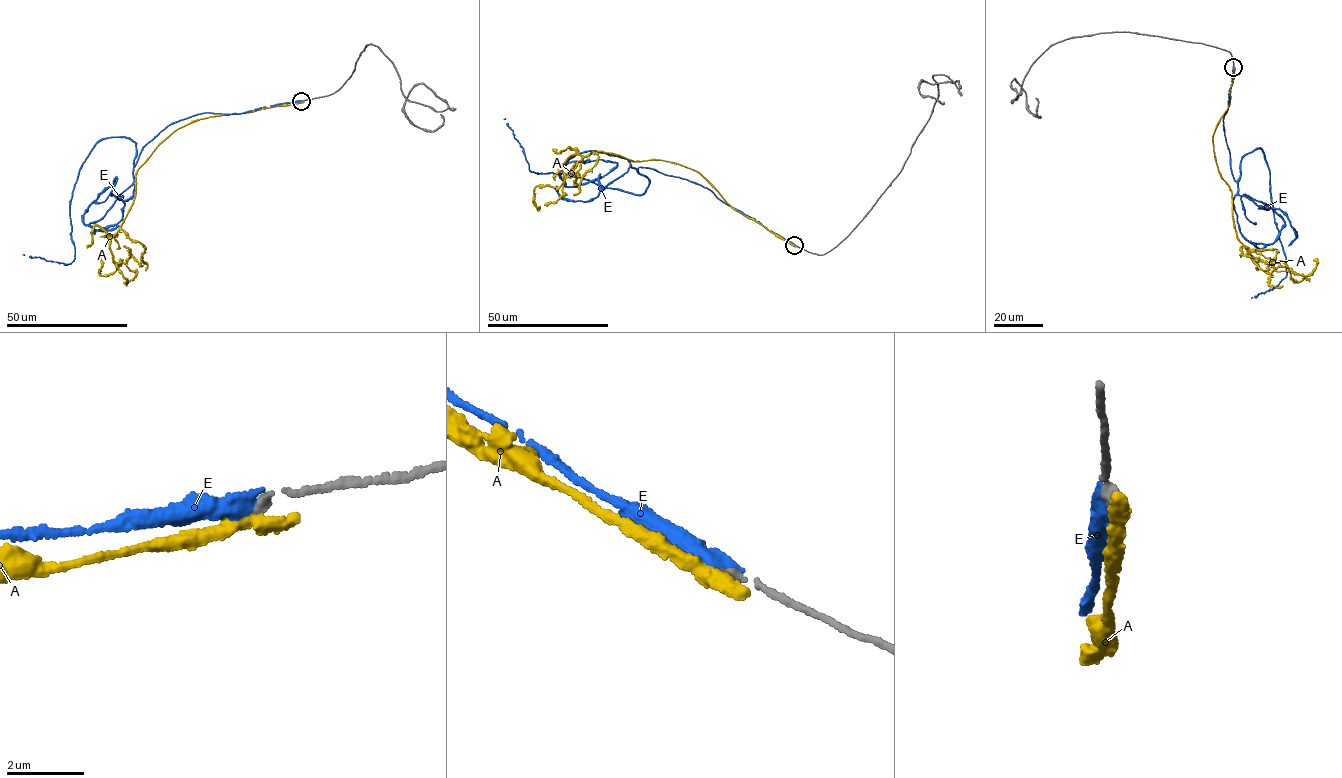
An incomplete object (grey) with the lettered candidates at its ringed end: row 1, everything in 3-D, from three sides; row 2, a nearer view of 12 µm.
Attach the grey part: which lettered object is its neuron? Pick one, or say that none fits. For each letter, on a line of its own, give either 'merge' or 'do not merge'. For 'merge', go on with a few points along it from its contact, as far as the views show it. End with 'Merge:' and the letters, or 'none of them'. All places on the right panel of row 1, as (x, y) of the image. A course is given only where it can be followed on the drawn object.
A: do not merge
E: merge; it runs (1233, 67), (1223, 120), (1233, 176), (1240, 175), (1242, 157), (1262, 149), (1286, 264), (1277, 285), (1253, 298)
Merge: E

